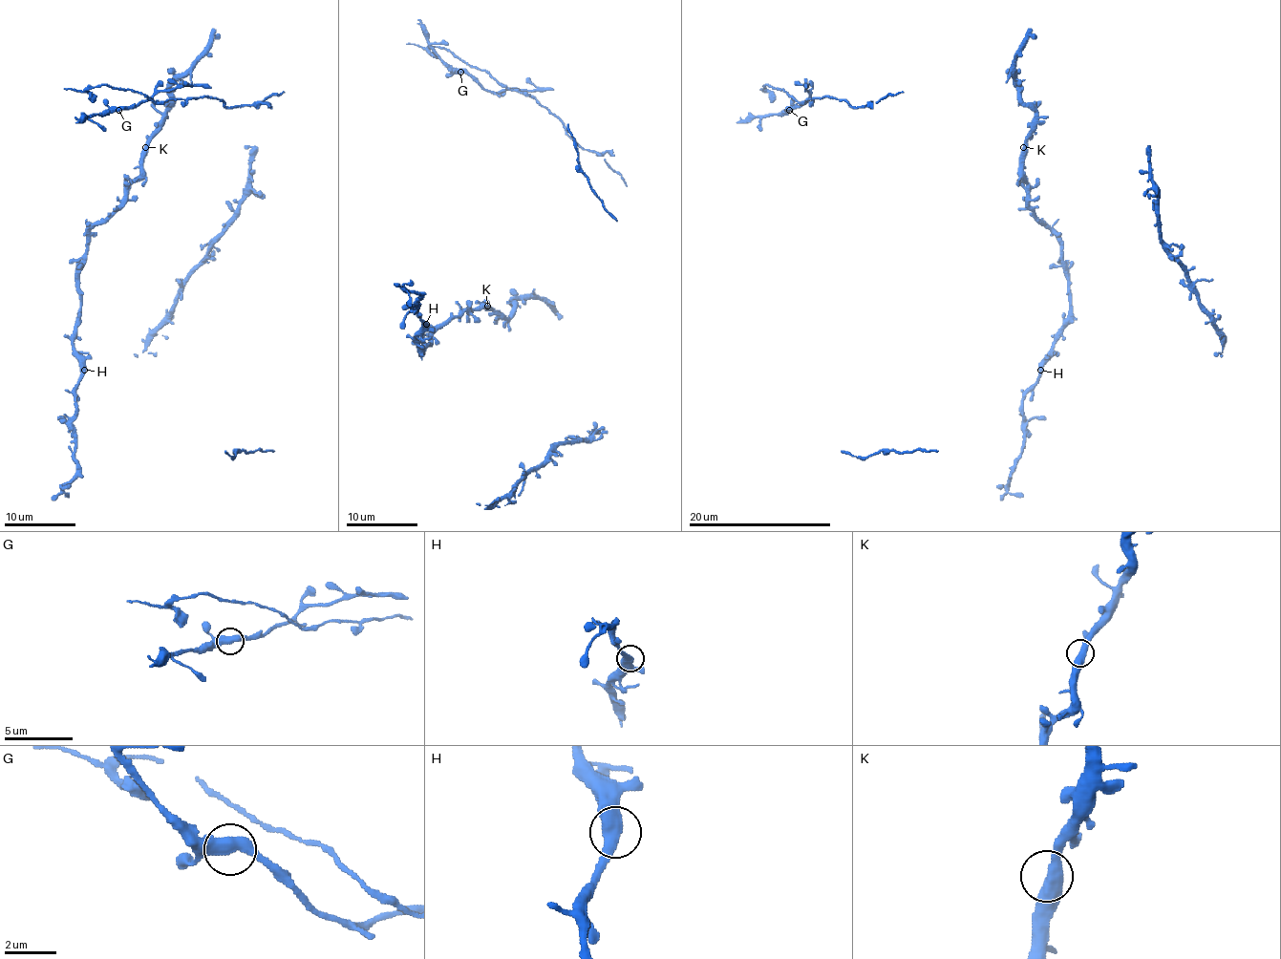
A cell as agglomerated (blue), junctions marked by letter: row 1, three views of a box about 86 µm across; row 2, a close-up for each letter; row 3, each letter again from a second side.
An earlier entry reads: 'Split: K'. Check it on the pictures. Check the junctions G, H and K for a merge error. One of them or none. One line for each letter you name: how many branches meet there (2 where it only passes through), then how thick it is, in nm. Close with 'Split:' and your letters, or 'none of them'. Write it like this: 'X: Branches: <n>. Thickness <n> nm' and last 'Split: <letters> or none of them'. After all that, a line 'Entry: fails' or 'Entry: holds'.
Split: none of them
Entry: fails

